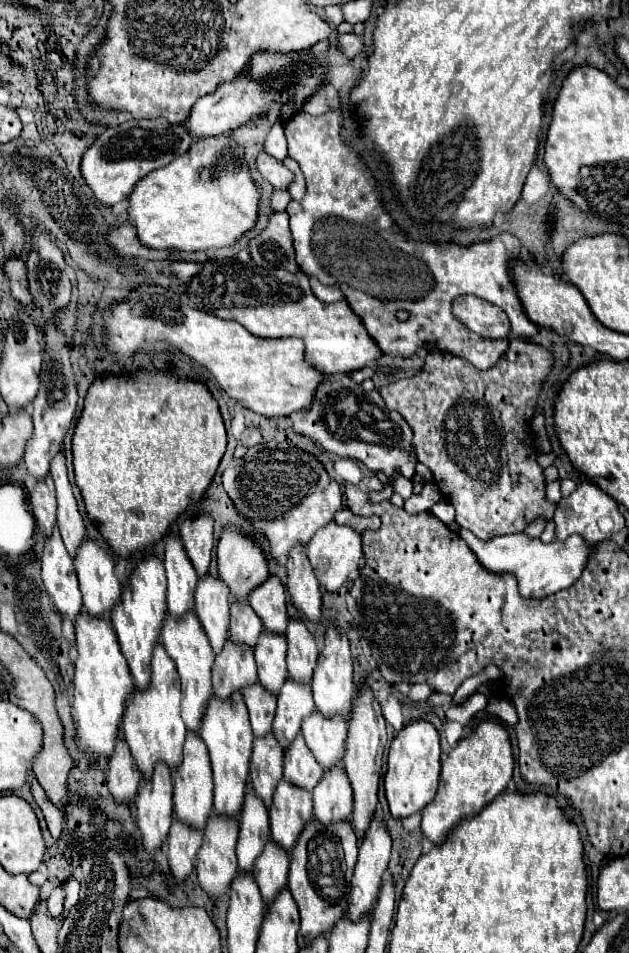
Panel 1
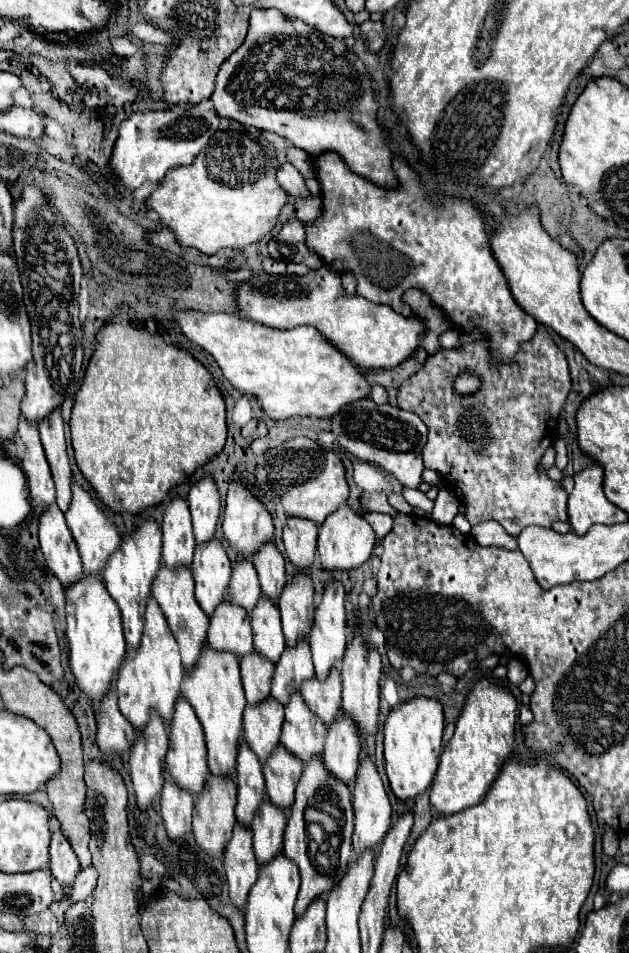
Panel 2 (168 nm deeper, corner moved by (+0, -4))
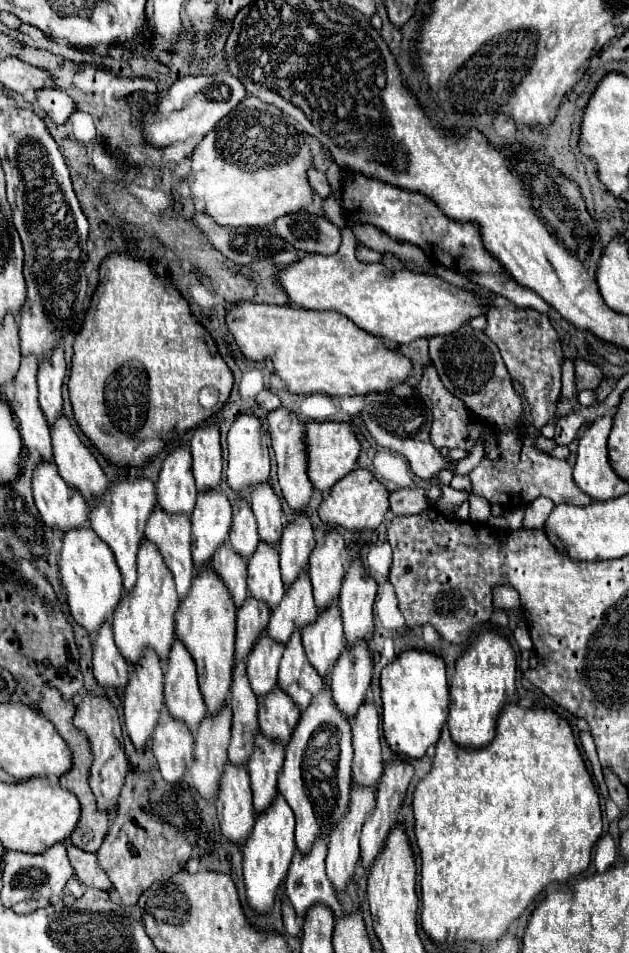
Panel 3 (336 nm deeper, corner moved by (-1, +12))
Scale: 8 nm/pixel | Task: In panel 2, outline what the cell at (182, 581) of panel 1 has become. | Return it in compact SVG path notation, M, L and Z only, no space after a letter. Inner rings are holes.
M171 500L163 516L163 564L171 570L189 568L195 552L195 538L191 530L191 514L187 502Z

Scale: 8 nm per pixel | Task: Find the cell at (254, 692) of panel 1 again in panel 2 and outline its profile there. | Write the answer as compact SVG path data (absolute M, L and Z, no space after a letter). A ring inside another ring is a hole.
M253 652L245 656L239 666L247 704L261 704L263 700L267 700L271 692L271 676L275 672L273 664L267 662L257 652Z

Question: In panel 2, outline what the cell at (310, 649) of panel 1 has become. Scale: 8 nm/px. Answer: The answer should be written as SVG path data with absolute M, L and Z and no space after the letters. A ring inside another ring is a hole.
M299 574L289 582L279 598L279 610L281 610L281 622L283 622L283 634L285 644L293 648L293 644L299 644L299 640L307 638L313 628L313 586L311 578L305 574Z

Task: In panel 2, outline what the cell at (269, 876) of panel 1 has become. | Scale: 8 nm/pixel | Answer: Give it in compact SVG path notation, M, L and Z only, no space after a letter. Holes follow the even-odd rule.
M265 800L263 808L255 814L255 820L251 824L253 830L253 848L257 856L257 864L265 866L275 856L283 852L283 832L285 832L287 816L275 806L271 806L269 800Z

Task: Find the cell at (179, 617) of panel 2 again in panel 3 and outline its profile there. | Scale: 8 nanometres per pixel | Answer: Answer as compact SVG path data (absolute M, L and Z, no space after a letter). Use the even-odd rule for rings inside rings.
M160 504L148 518L146 538L150 538L162 552L168 568L174 574L178 596L184 598L194 578L194 564L190 552L190 518L188 516L164 516Z

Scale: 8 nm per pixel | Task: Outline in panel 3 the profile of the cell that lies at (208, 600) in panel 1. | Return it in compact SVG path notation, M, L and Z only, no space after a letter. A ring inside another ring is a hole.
M222 490L198 492L192 512L192 556L196 568L208 564L220 544L228 540L232 506Z

